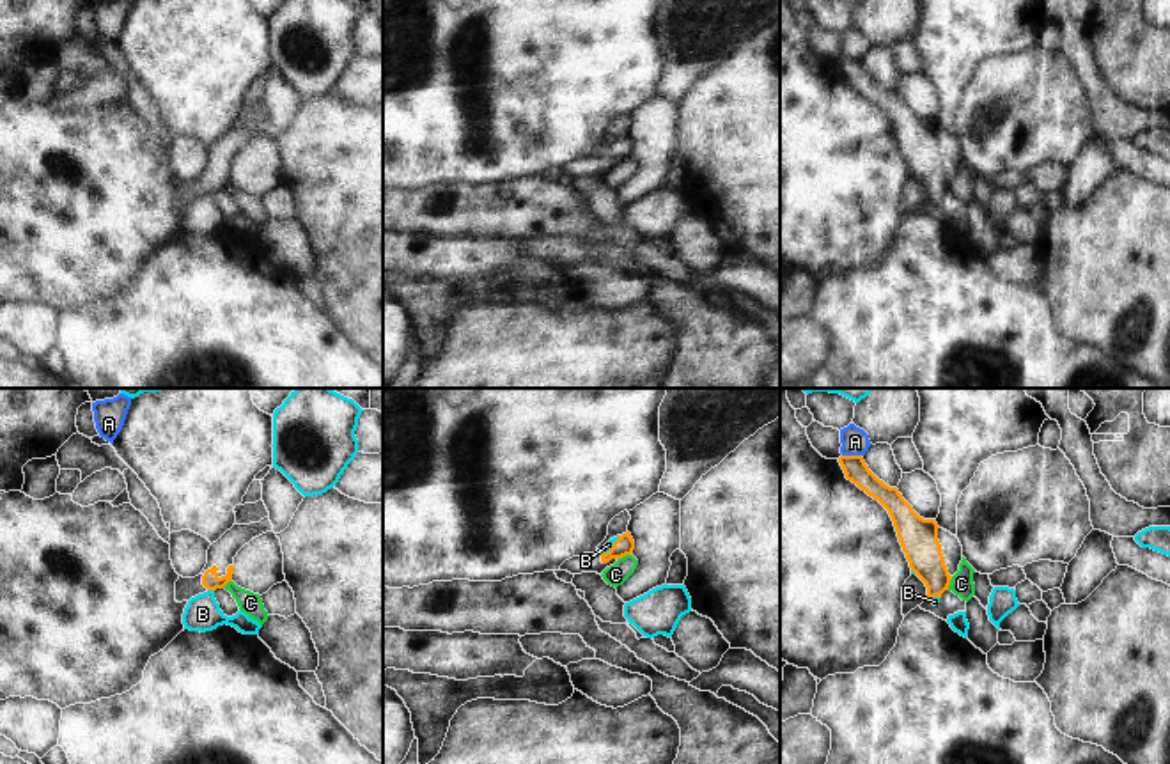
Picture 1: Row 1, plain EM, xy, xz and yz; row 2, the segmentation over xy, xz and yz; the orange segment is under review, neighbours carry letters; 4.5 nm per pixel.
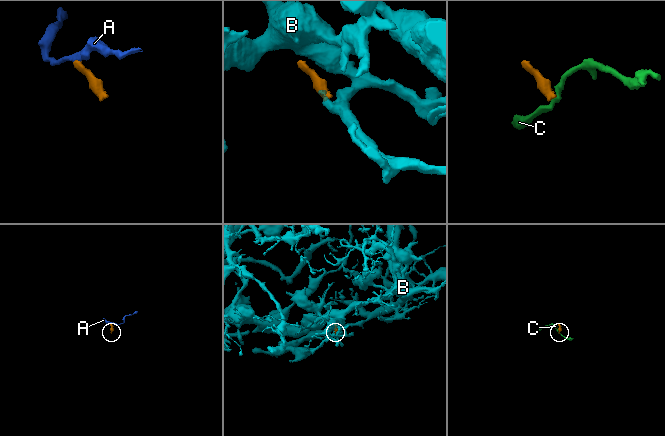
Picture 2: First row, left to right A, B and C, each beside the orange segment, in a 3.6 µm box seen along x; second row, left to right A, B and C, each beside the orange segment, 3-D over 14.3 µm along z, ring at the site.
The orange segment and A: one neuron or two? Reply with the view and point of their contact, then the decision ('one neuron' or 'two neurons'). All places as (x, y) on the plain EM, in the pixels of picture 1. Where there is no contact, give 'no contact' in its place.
contact yz (851, 59); two neurons

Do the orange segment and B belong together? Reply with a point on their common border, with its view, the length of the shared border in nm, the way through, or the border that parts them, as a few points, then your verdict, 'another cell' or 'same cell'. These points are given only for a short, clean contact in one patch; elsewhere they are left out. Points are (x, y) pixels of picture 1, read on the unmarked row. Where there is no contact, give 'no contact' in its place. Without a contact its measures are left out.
meets orange in xy at (211, 192); contact 30 nm long; runs through xy (210, 183), (211, 192), (202, 217); same cell

